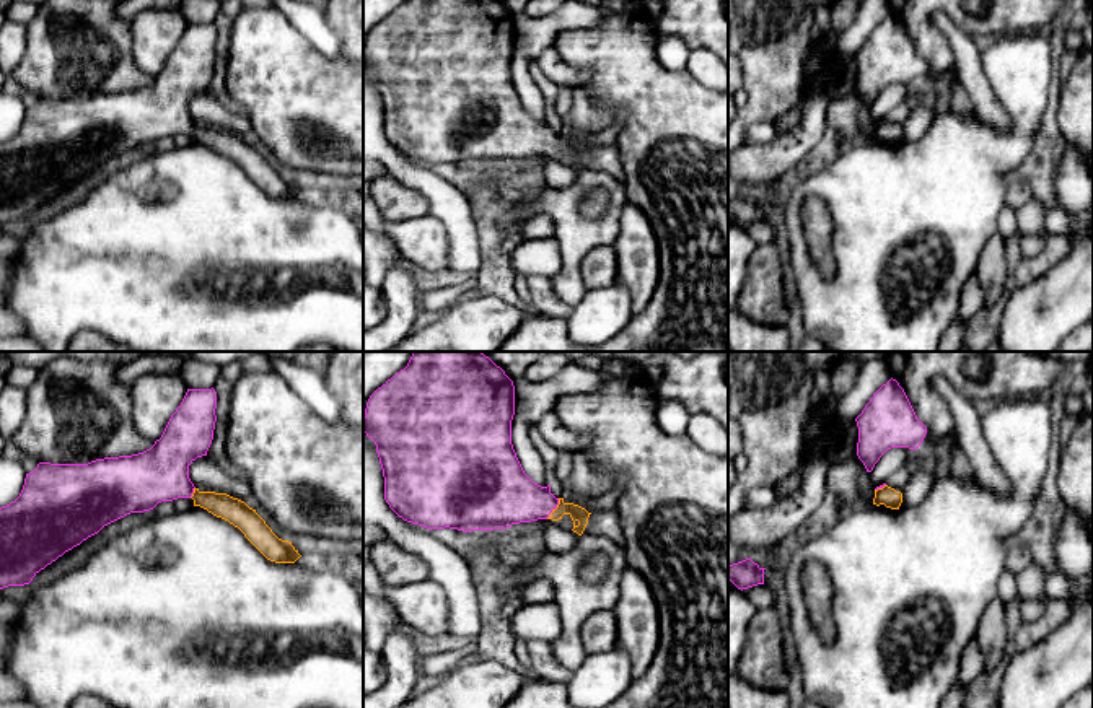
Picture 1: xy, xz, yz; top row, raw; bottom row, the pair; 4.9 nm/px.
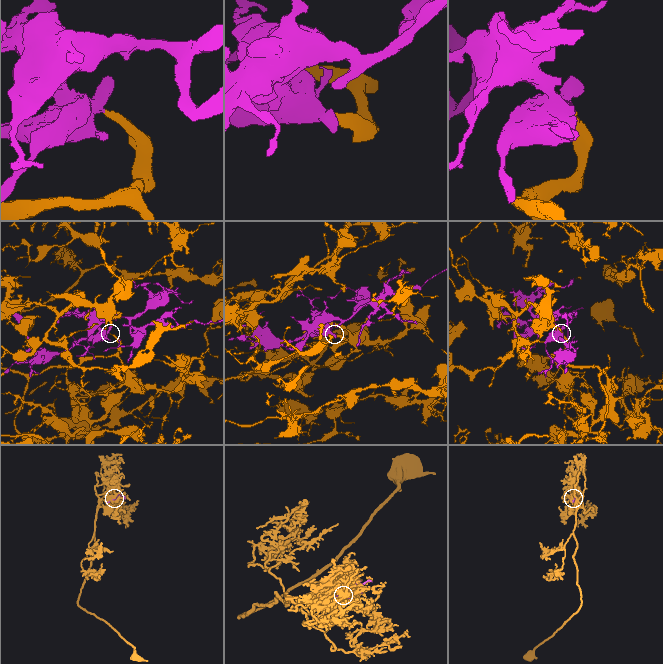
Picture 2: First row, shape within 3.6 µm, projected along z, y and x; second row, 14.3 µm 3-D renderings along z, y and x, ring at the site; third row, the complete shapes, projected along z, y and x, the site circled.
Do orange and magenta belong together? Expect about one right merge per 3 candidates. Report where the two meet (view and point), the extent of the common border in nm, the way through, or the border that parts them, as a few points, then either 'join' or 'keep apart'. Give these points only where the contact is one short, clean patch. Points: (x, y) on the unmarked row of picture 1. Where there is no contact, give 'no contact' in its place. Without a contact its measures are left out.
xz (556, 144) | 120 nm | across xz (577, 148), (570, 144), (556, 144), (507, 131) | join

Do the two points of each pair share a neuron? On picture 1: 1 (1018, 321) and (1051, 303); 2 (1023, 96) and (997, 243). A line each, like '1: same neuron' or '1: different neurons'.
1: same neuron
2: different neurons

